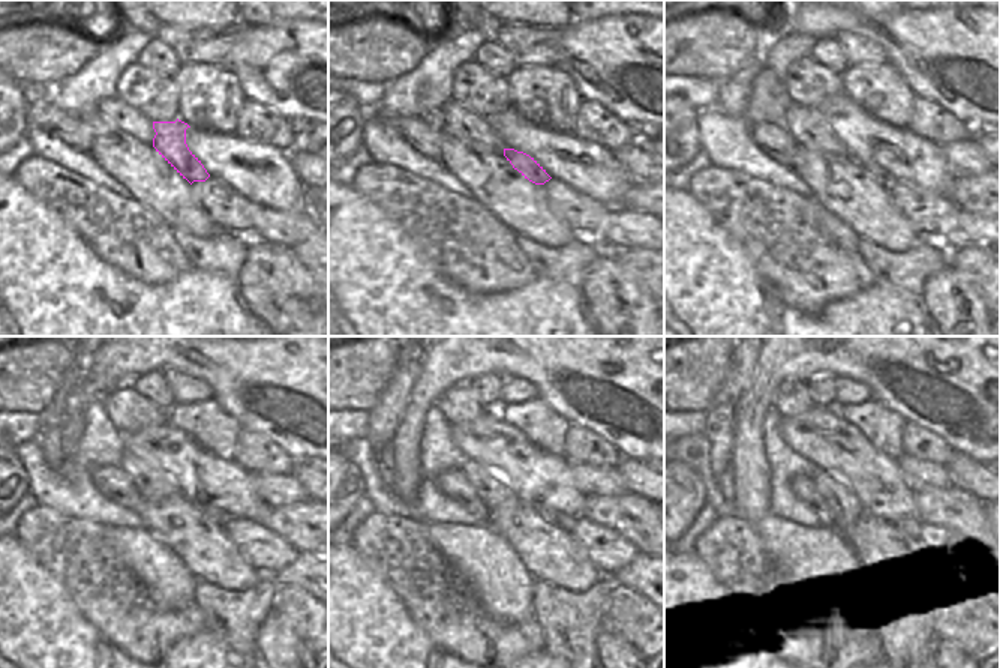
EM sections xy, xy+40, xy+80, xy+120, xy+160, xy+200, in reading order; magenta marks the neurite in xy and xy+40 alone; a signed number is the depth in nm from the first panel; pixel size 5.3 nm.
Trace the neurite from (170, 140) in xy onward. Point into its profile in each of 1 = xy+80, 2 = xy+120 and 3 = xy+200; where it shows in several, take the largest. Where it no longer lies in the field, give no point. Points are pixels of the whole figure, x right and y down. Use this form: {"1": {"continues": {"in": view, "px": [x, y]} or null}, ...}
{"1": {"continues": {"in": "xy+80", "px": [880, 176]}}, "2": {"continues": {"in": "xy+120", "px": [216, 515]}}, "3": {"continues": {"in": "xy+200", "px": [909, 524]}}}

